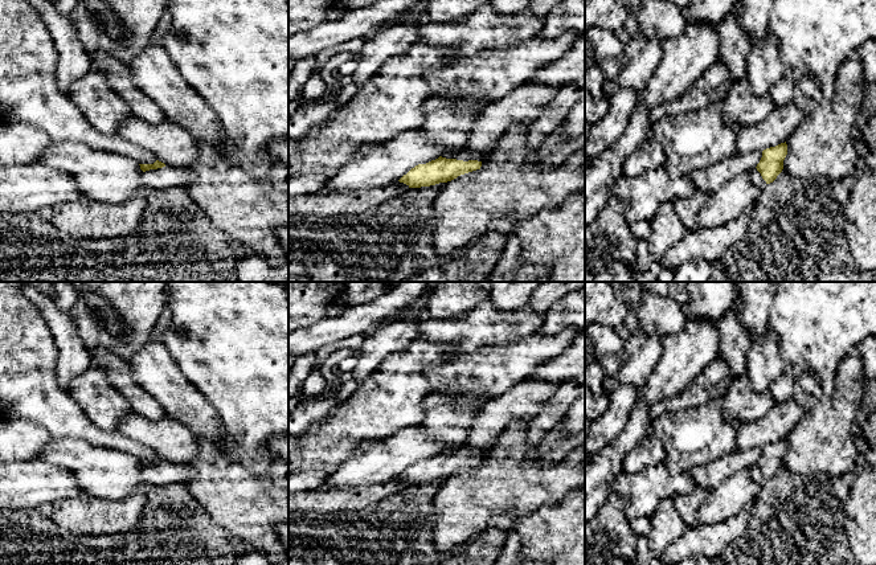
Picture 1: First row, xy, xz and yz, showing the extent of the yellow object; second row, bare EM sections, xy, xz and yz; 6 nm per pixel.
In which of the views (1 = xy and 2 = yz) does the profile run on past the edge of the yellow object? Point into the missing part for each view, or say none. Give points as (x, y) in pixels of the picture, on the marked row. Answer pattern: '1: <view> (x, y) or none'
1: xy (166, 177)
2: yz (756, 179)

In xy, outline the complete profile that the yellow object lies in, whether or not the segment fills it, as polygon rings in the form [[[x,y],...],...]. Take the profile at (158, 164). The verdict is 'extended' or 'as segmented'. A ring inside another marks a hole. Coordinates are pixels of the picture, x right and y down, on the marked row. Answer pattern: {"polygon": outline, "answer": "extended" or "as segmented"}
{"polygon": [[[156,160],[153,164],[139,164],[143,171],[140,183],[143,187],[153,191],[165,191],[169,188],[187,188],[197,173],[192,168],[173,168]]], "answer": "extended"}

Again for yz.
{"polygon": [[[786,142],[764,150],[760,163],[749,172],[750,183],[760,189],[773,183],[783,169],[783,160],[786,155]]], "answer": "extended"}

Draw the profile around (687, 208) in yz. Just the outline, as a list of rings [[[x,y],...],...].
[[[696,191],[689,197],[679,197],[671,201],[688,230],[696,228],[697,213],[705,205],[708,197],[709,197],[708,193]]]

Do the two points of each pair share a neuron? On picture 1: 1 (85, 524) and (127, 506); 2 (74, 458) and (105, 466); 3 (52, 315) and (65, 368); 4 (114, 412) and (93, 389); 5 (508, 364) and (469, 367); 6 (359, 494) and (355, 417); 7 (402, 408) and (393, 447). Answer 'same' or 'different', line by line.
1: same
2: same
3: same
4: same
5: same
6: different
7: different

